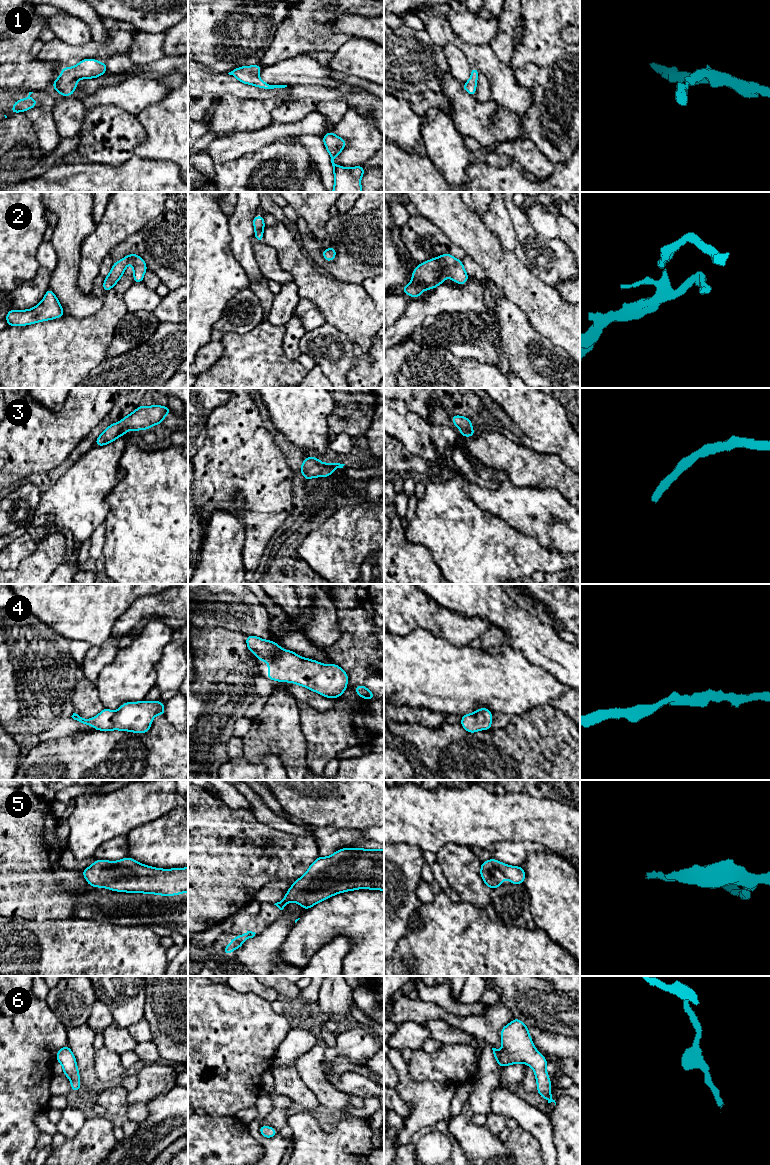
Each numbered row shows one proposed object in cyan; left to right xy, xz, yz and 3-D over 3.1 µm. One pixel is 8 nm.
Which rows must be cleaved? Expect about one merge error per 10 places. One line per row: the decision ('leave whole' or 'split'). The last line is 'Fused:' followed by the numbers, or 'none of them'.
1: leave whole
2: leave whole
3: leave whole
4: leave whole
5: leave whole
6: leave whole
Fused: none of them

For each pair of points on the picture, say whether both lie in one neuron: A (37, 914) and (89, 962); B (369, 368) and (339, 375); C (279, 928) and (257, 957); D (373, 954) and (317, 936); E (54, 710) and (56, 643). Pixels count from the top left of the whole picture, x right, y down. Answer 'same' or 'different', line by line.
A: different
B: different
C: same
D: same
E: same

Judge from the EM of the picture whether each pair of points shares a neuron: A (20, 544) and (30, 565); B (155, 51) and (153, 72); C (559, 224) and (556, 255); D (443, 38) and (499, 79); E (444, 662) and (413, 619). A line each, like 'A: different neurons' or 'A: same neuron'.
A: different neurons
B: different neurons
C: different neurons
D: same neuron
E: different neurons

